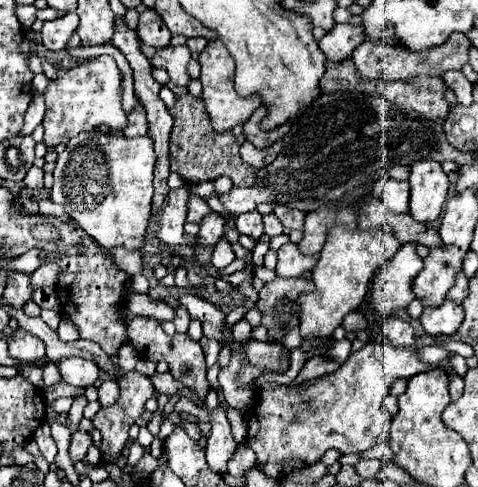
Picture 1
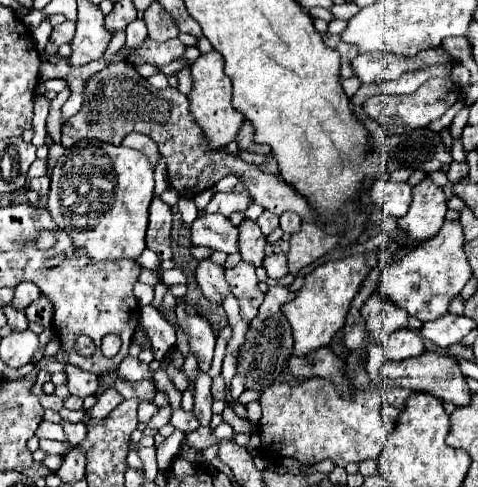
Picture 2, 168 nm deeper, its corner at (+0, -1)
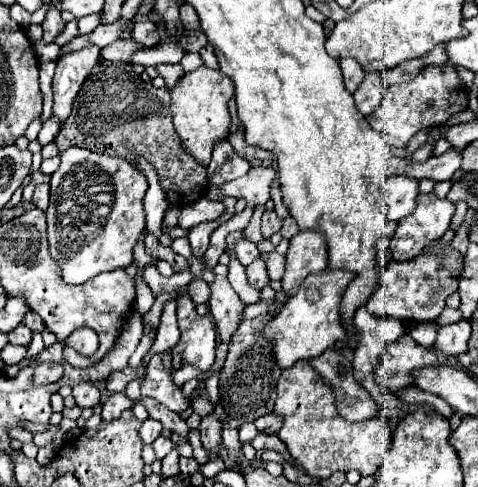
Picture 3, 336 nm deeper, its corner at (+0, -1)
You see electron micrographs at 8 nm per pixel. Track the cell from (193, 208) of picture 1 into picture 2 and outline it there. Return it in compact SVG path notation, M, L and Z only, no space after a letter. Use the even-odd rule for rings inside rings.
M221 213L199 215L191 227L191 239L195 245L205 245L227 255L237 251L237 227Z

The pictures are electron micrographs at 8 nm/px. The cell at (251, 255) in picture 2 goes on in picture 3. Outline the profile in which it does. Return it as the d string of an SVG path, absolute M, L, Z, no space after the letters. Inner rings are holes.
M257 259L257 261L253 261L253 265L247 267L247 279L249 279L249 285L255 287L257 291L261 291L265 285L269 285L269 277L267 277L263 259Z

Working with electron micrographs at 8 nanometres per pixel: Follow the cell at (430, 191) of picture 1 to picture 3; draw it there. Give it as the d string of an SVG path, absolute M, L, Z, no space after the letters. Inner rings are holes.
M419 195L417 209L399 221L395 235L391 237L391 253L395 261L411 261L421 253L427 253L435 241L439 241L449 229L455 205L435 195Z

